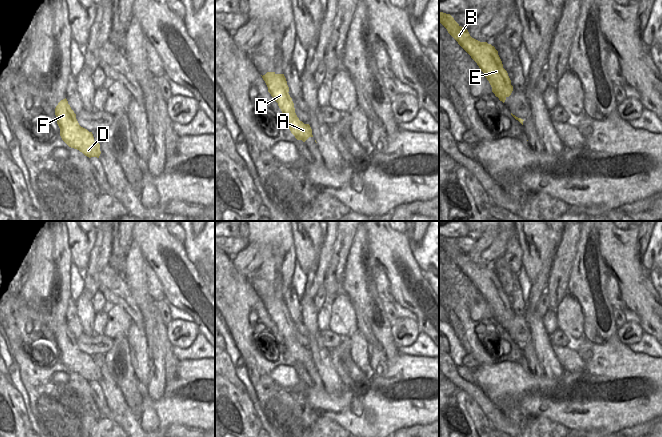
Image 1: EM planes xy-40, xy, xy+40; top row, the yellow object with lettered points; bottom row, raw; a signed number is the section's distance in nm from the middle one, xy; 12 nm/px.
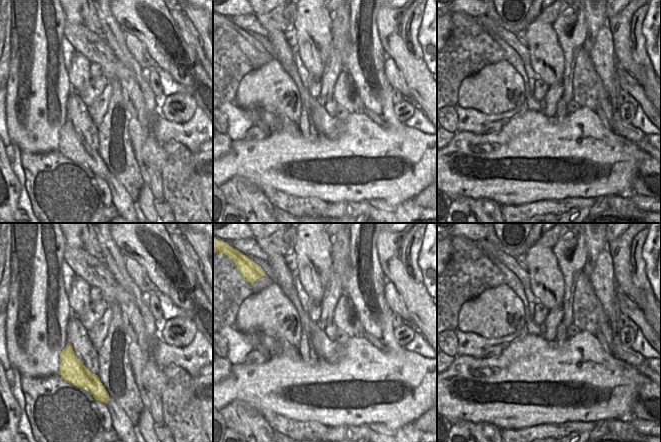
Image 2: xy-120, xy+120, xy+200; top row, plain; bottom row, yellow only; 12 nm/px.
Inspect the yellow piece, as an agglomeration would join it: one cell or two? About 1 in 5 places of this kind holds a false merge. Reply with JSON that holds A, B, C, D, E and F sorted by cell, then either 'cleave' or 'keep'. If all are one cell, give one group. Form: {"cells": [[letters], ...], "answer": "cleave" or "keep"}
{"cells": [["A", "B", "C", "D", "E", "F"]], "answer": "keep"}

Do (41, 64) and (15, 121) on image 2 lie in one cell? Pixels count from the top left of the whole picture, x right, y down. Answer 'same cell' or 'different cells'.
same cell

